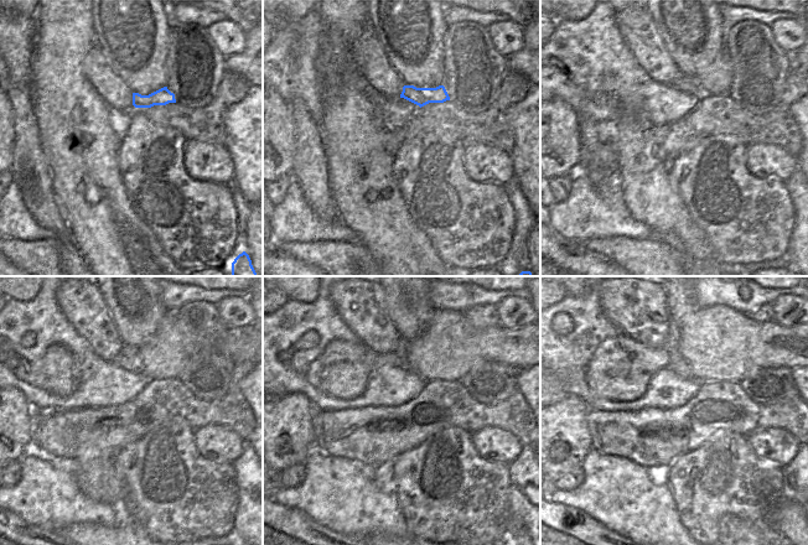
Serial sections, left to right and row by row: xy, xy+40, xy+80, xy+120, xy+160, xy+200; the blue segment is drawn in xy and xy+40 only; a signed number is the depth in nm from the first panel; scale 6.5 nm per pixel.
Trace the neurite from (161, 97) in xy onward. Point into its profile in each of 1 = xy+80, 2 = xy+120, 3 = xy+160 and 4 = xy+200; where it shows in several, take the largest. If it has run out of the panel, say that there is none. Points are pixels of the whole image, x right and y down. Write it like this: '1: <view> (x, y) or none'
1: xy+80 (684, 84)
2: xy+120 (128, 358)
3: xy+160 (341, 370)
4: xy+200 (620, 369)

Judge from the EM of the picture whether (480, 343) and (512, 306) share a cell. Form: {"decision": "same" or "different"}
{"decision": "different"}

